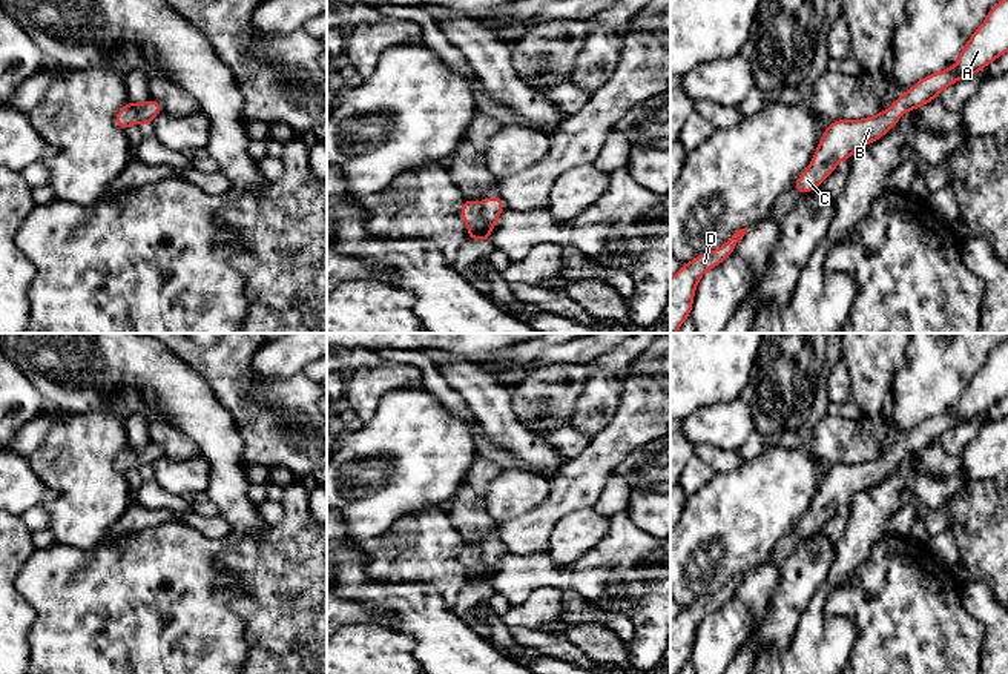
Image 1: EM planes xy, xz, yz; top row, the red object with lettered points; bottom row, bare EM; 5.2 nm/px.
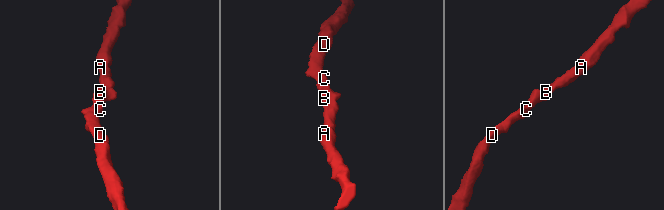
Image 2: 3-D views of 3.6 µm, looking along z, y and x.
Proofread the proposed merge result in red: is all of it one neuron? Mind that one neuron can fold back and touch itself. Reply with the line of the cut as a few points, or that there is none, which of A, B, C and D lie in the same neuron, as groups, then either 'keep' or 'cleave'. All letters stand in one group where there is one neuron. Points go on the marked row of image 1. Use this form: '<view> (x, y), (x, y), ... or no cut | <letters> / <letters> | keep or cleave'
no cut | A B C D | keep

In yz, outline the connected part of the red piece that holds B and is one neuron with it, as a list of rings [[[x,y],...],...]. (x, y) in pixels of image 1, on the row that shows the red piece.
[[[1000,0],[988,11],[987,18],[968,38],[951,68],[921,78],[887,111],[873,117],[830,121],[815,149],[813,160],[792,187],[799,195],[819,187],[836,170],[841,160],[850,160],[858,149],[881,140],[905,112],[924,107],[931,100],[939,98],[947,86],[977,75],[1005,52],[1008,52],[1008,0]]]

